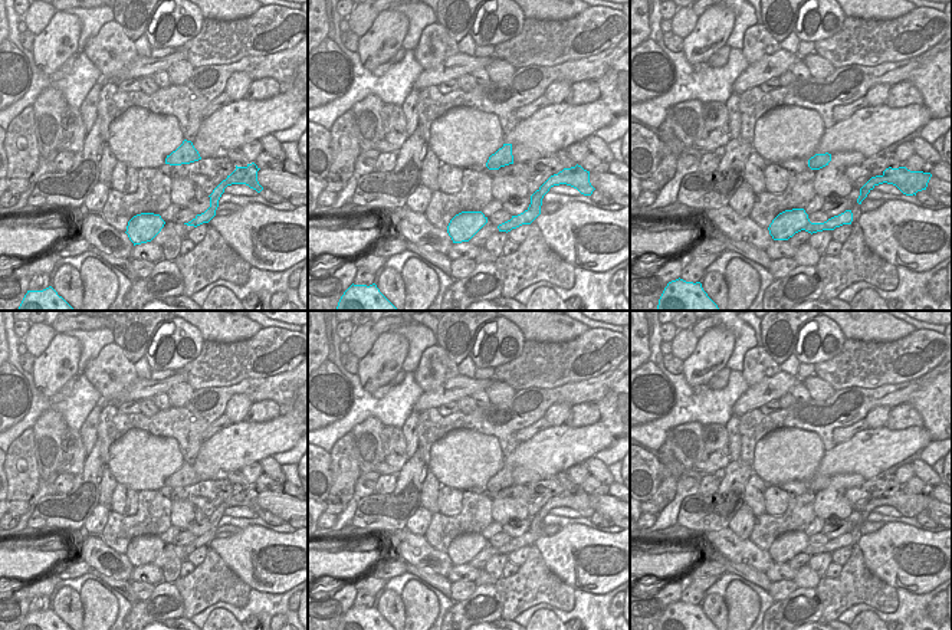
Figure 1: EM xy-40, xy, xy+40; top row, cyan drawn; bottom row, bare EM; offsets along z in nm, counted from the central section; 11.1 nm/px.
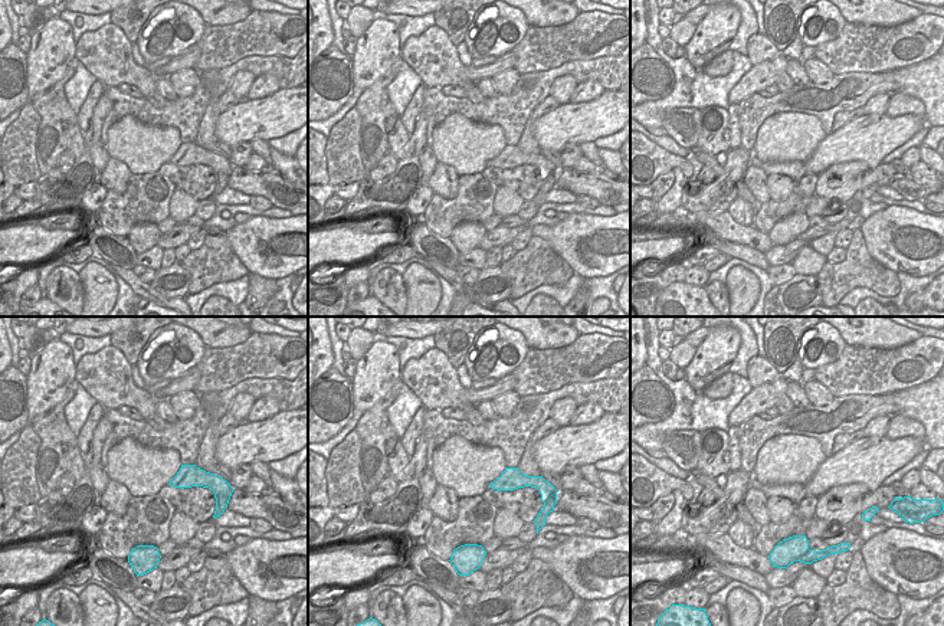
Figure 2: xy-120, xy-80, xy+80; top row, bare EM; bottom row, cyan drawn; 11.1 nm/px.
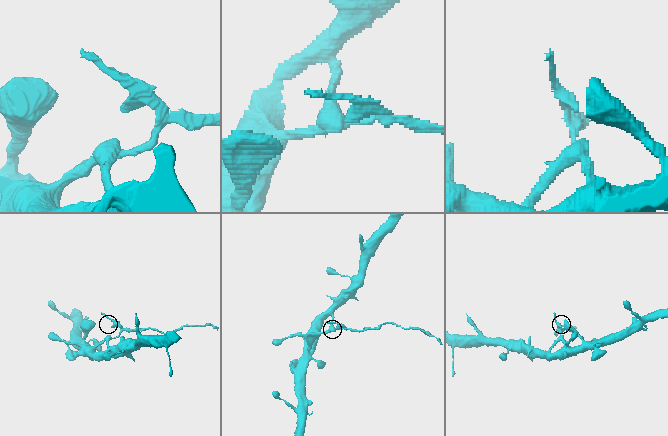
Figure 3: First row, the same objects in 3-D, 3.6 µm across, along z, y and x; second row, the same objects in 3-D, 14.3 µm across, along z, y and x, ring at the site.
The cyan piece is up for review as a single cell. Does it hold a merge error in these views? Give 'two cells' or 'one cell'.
two cells

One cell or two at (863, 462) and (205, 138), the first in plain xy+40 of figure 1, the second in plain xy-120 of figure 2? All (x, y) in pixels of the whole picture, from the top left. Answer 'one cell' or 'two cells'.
two cells

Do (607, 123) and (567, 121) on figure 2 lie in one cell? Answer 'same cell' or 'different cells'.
same cell

